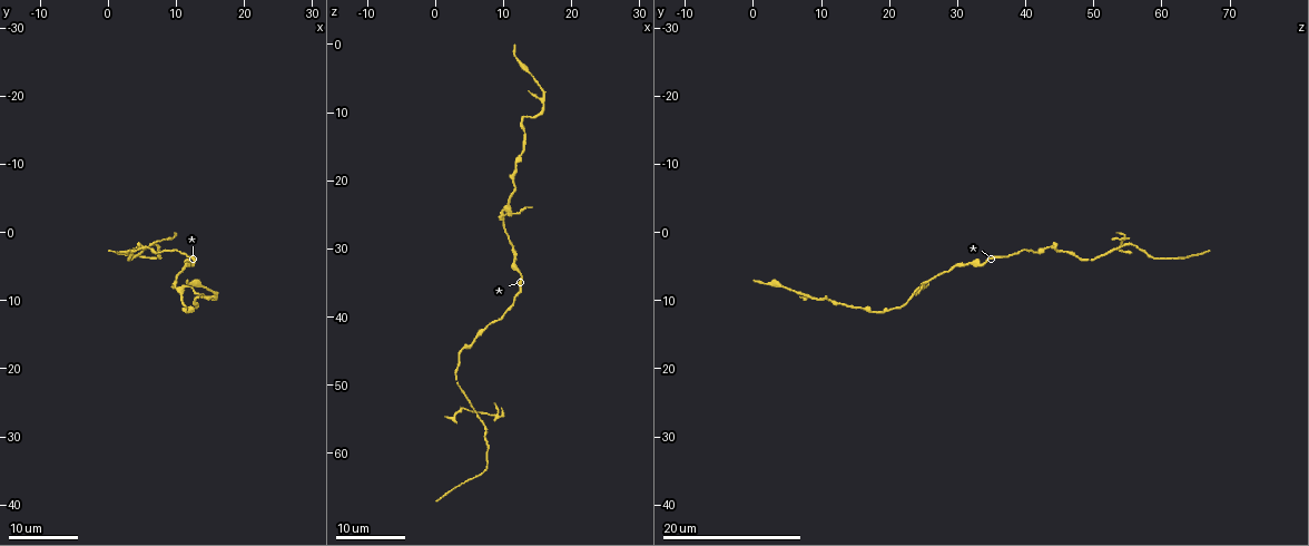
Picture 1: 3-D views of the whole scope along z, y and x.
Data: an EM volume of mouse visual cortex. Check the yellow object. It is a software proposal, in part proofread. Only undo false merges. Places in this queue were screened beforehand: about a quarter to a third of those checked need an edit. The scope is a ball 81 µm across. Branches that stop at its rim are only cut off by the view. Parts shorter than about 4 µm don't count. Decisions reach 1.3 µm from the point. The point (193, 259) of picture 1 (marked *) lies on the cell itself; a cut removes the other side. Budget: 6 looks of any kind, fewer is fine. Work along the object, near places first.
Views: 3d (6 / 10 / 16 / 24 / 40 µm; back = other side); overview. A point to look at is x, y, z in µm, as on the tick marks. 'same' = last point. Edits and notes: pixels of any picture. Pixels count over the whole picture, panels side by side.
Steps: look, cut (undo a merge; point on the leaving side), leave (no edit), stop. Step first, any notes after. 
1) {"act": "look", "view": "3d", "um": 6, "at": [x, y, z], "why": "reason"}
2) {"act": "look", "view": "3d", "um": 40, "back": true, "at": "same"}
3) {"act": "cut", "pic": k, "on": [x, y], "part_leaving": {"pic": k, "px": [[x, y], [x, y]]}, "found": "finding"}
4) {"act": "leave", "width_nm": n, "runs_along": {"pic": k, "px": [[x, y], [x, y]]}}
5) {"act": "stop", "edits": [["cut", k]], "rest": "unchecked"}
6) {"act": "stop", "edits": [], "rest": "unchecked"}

{"act": "look", "view": "3d", "um": 24, "at": [4.0, 2.5, 44.5], "why": "small branch off a trunk"}

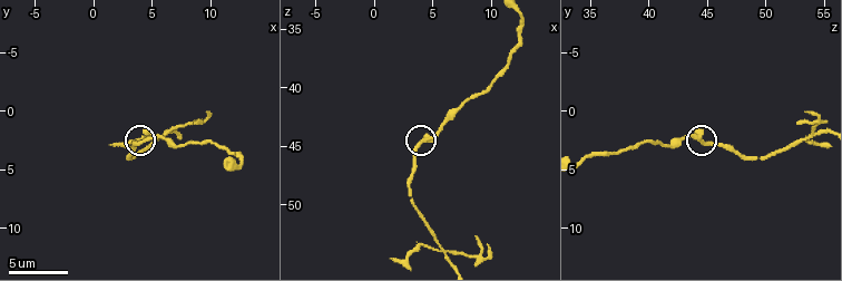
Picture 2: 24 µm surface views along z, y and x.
{"act": "look", "view": "3d", "um": 6, "at": [4.2, 2.4, 44.8]}

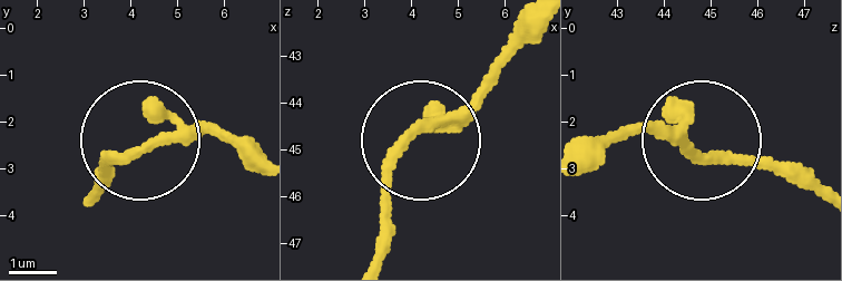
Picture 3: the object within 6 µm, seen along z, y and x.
{"act": "leave", "width_nm": 200, "runs_along": {"pic": 3, "px": [[587, 160], [659, 135], [720, 160], [799, 160]]}, "found": "continuous, no second cell"}

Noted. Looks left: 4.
{"act": "look", "view": "3d", "um": 6, "at": [6.4, 1.6, 54.2], "why": "two arms at a narrow angle"}

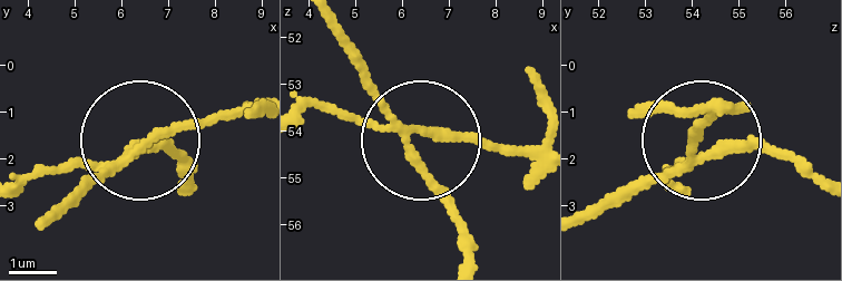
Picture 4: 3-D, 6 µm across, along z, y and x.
{"act": "cut", "pic": 4, "on": [178, 128], "side_arm_um": 5, "part_leaving": {"pic": 4, "px": [[407, 125], [535, 149]]}, "found": "two cells meet here"}

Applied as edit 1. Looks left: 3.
{"act": "stop", "edits": [["cut", 4]], "rest": "unchecked"}

